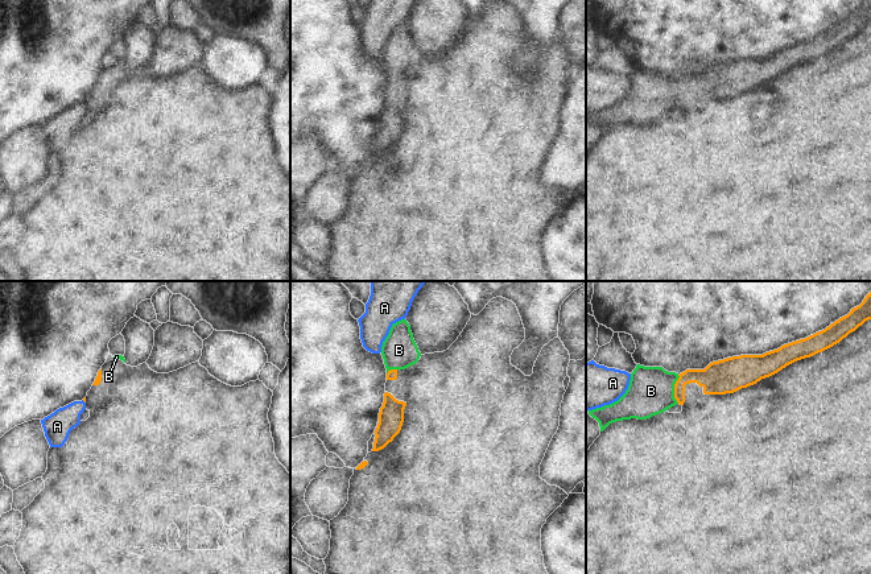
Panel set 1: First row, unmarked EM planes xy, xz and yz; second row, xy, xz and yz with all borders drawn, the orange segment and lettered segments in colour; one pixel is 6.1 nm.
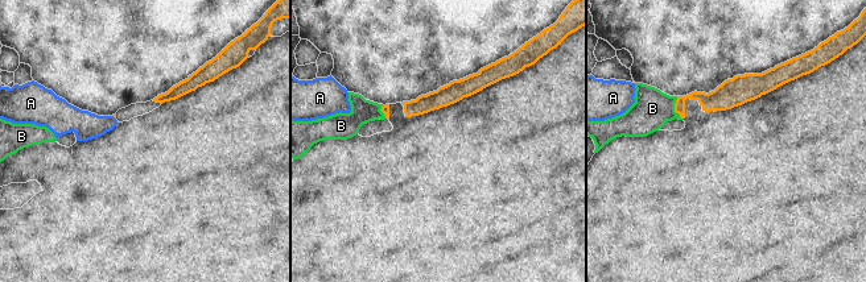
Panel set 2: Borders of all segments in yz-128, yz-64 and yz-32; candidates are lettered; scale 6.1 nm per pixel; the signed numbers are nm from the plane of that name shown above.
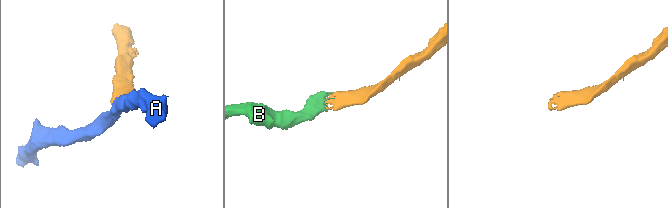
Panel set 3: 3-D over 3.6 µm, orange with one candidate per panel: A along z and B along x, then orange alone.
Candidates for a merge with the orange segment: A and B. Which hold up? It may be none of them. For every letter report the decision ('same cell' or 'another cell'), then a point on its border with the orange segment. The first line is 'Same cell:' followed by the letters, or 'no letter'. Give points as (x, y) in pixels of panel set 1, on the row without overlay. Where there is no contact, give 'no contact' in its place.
Same cell: B
A: another cell; no contact
B: same cell; contact yz (675, 94)

